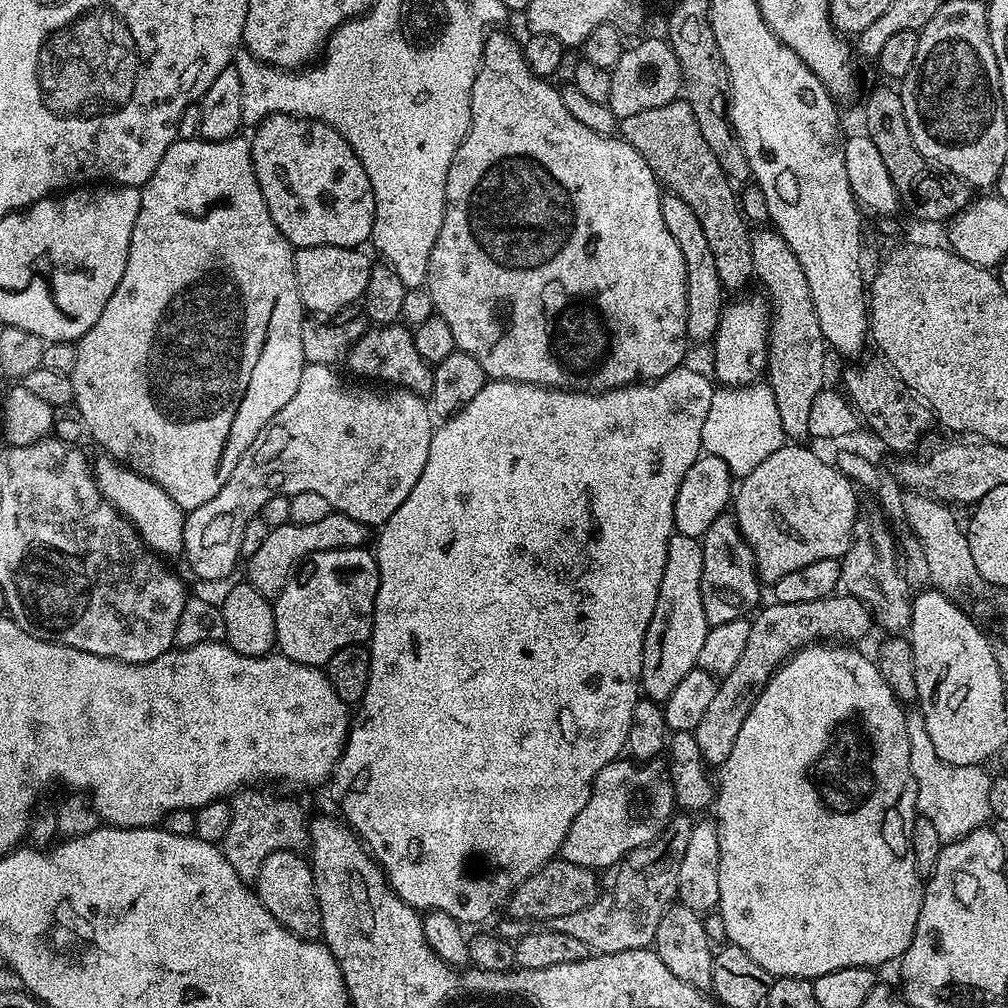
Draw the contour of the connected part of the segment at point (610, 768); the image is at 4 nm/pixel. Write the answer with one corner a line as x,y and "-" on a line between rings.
617,758
611,760
606,766
602,766
602,770
598,770
598,774
592,779
590,802
586,802
586,806
582,806
582,810
578,813
578,818
574,818
574,822
570,826
570,830
564,839
564,845
560,847
559,855
566,862
574,862
574,866
586,866
593,870
606,870
610,866
617,864
630,850
638,850
639,848
646,847
648,844
653,844
662,834
664,827
672,821
677,808
678,801
676,798
676,791
672,789
672,781
668,778
668,770
663,759
657,758
647,762
637,762
631,758

